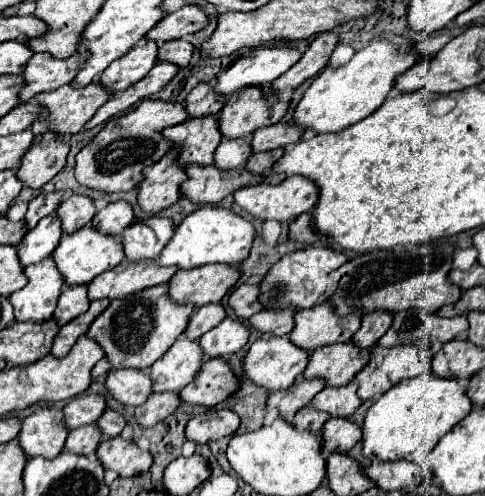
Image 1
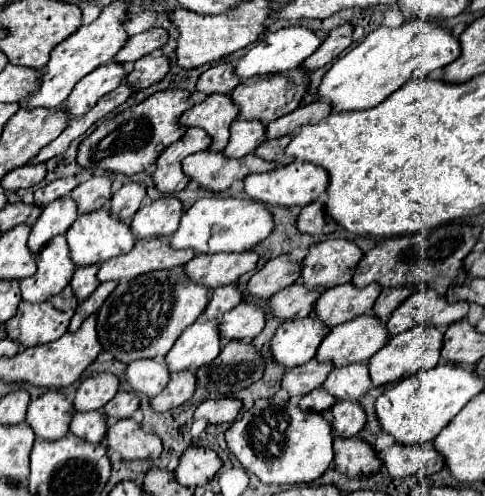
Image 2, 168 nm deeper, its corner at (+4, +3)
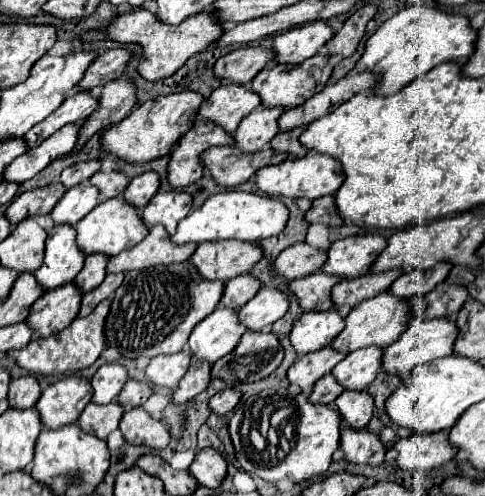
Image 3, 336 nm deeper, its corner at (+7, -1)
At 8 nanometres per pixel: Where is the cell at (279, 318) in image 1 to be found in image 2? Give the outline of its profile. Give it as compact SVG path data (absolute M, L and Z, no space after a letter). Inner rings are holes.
M294 283L280 293L272 295L268 305L278 319L300 319L308 317L314 311L322 289L304 289L304 285Z

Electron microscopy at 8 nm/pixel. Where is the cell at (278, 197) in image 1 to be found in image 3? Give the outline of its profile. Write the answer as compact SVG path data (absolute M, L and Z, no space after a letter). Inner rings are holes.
M311 155L311 157L301 157L293 161L283 161L279 165L269 165L265 169L259 169L255 173L255 185L263 195L269 197L289 197L289 199L319 199L325 195L333 195L343 183L343 169L333 157L325 155Z

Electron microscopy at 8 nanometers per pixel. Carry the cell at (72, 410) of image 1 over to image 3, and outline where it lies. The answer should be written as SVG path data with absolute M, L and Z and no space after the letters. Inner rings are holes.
M119 363L101 365L99 371L91 379L91 387L93 387L91 403L107 405L107 403L115 401L127 379L129 377L127 377L127 371L123 365L119 365Z

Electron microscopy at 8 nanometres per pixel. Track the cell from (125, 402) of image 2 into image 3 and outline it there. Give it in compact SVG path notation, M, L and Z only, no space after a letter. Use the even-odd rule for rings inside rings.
M129 379L123 387L123 391L119 393L117 403L123 405L123 409L133 409L133 407L141 407L149 397L151 397L151 385L149 383Z

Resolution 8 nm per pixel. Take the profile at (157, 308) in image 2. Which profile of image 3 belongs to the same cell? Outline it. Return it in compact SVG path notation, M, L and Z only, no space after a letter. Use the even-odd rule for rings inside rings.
M189 263L129 271L113 295L111 313L105 323L105 341L127 359L179 353L191 329L219 305L221 293L221 281L205 281Z

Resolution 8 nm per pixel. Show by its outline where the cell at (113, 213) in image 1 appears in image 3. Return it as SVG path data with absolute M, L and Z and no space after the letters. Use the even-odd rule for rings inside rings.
M153 171L143 173L143 175L135 177L135 179L127 185L127 189L123 191L123 199L125 199L129 205L133 205L135 209L141 211L141 209L149 203L151 195L157 193L157 187L159 187L159 177L157 177L157 173L153 173Z

